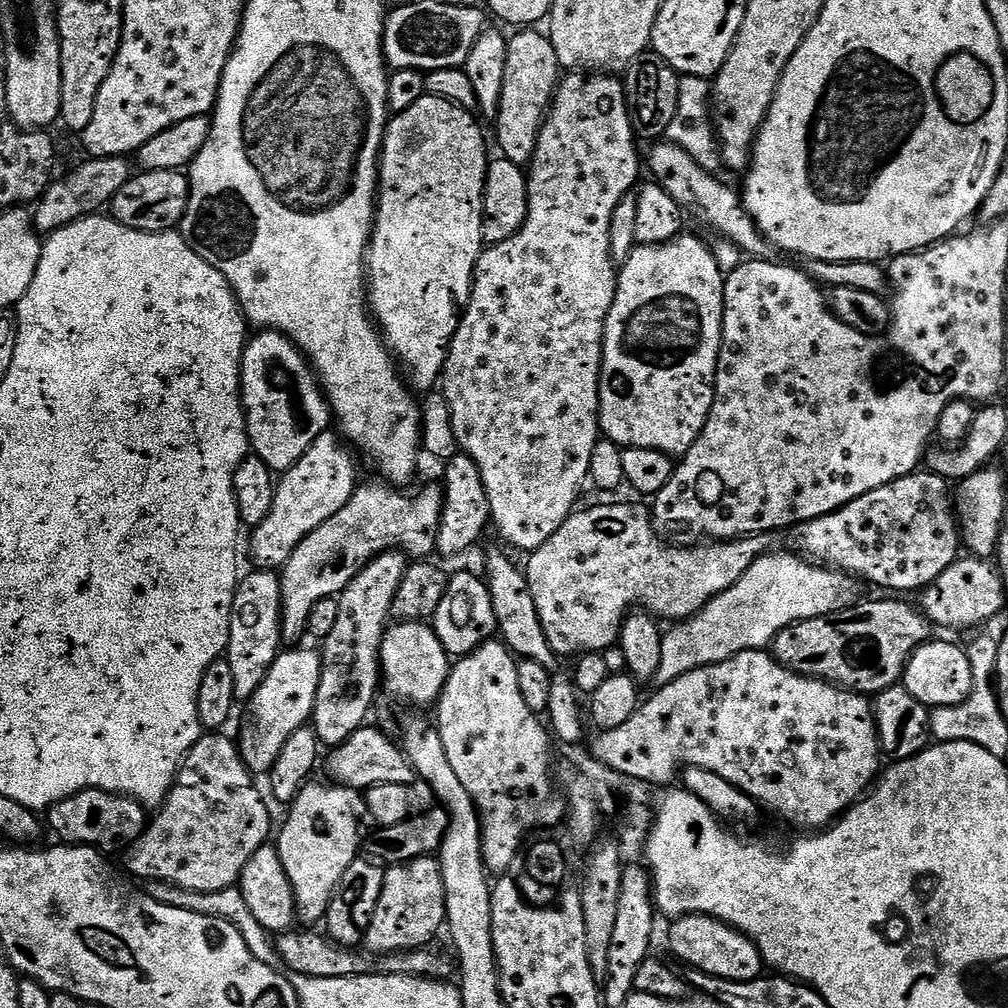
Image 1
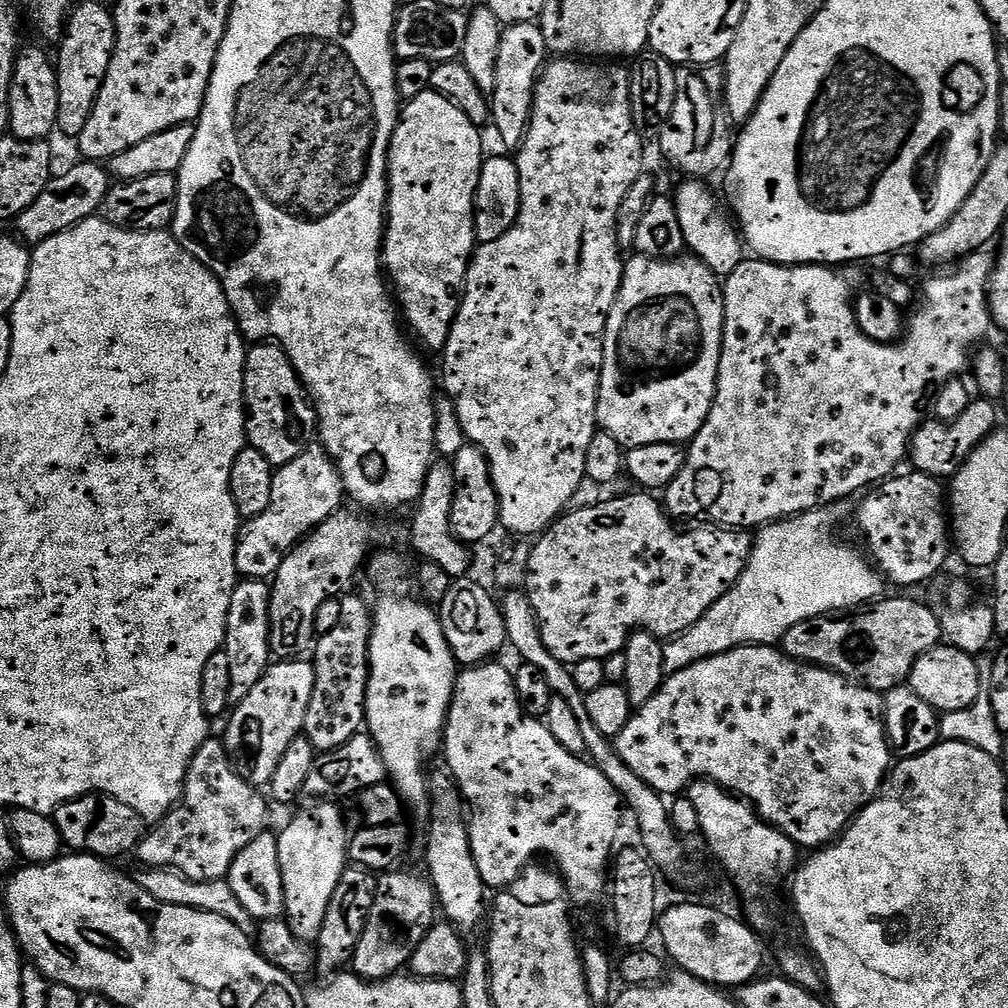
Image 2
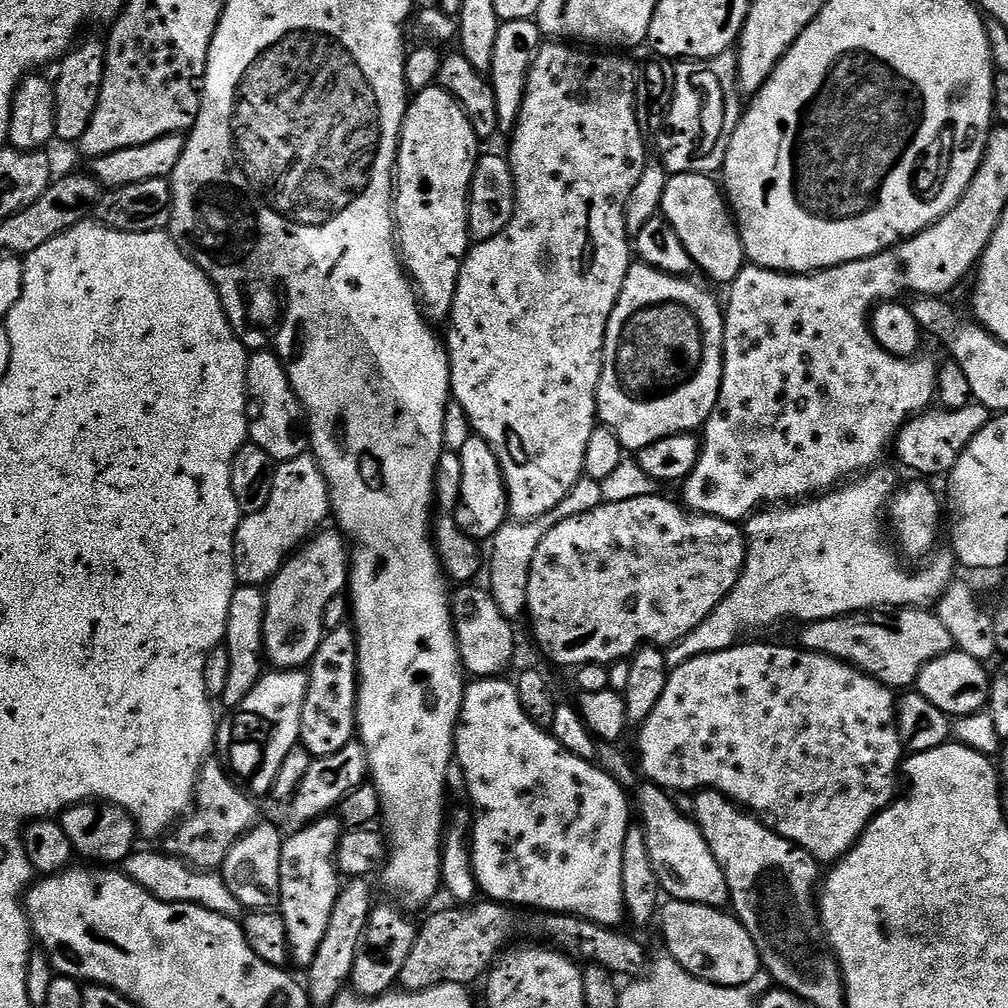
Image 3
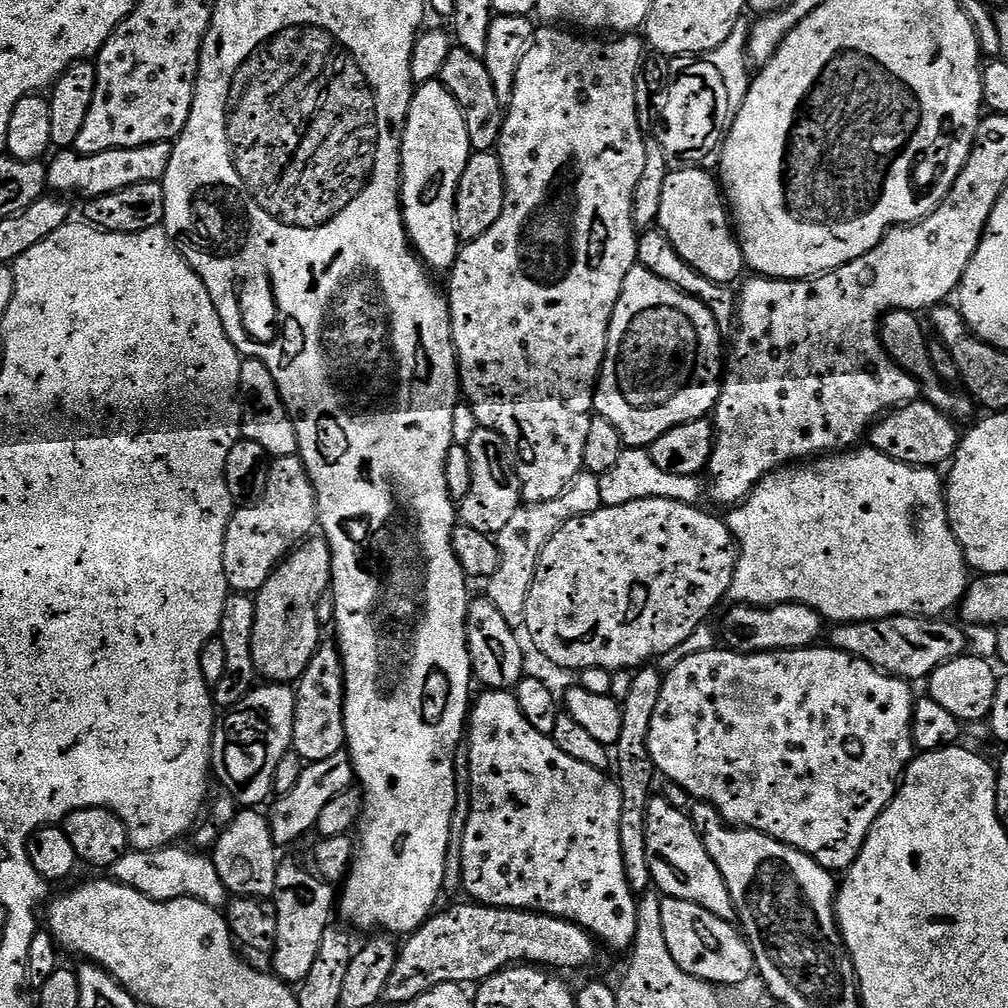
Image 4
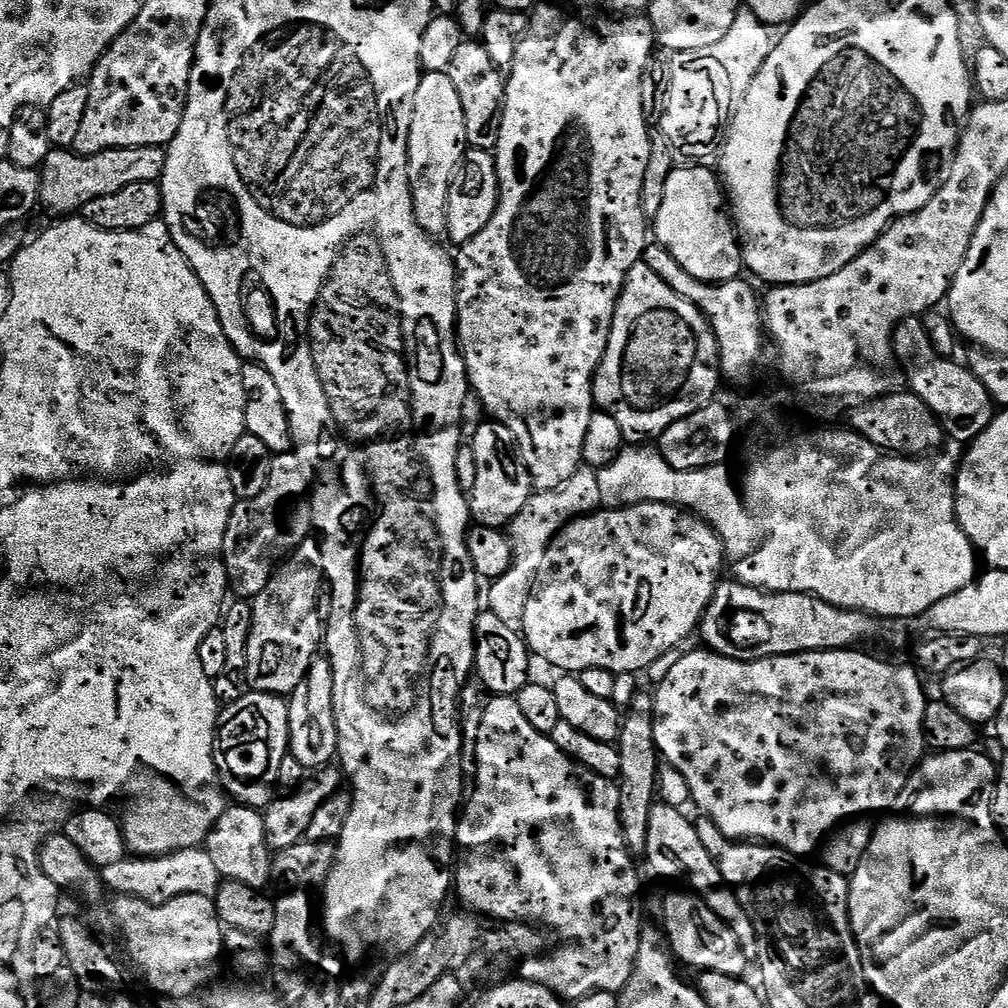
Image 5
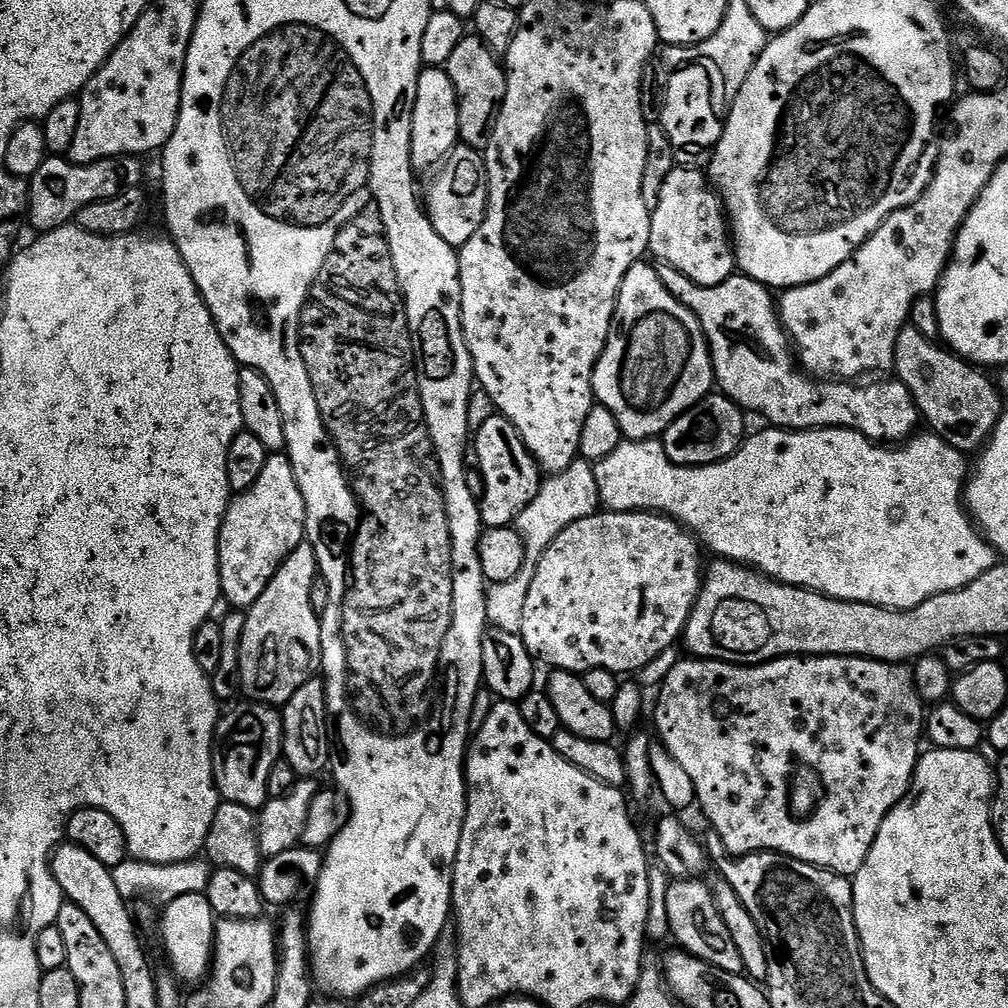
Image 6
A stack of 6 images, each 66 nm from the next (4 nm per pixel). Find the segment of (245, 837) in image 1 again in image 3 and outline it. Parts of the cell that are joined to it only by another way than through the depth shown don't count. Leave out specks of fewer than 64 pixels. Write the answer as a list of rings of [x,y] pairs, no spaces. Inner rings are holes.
[[[216,758],[205,760],[200,767],[196,791],[194,807],[167,837],[167,851],[173,856],[179,856],[190,868],[219,870],[233,842],[258,823],[257,801],[232,779],[228,769]]]

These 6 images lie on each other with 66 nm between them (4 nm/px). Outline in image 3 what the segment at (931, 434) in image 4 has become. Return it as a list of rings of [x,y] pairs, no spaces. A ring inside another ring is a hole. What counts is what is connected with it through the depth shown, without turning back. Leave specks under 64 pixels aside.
[[[975,402],[966,405],[964,408],[949,410],[937,407],[936,412],[925,410],[906,421],[894,439],[894,453],[905,464],[906,467],[920,478],[932,478],[928,476],[940,476],[951,472],[954,462],[970,446],[974,434],[982,430],[990,419],[990,413],[987,408],[983,408]]]

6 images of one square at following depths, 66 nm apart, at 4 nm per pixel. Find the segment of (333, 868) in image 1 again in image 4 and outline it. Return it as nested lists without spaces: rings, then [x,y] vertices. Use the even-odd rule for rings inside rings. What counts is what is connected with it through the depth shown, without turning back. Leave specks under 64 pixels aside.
[[[288,860],[276,869],[276,917],[278,918],[278,934],[276,950],[271,953],[271,971],[277,978],[289,986],[298,986],[310,974],[314,967],[314,958],[318,955],[318,946],[322,946],[322,934],[333,923],[334,905],[338,896],[333,885],[321,880],[315,871],[303,868],[300,864]]]

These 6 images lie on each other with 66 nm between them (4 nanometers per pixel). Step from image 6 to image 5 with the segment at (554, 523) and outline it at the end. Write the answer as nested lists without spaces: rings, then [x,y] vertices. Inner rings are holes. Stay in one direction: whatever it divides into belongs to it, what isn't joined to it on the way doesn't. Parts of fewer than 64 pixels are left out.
[[[584,464],[571,475],[571,478],[562,487],[550,491],[534,492],[530,499],[527,500],[526,505],[522,506],[522,510],[506,526],[506,535],[512,546],[512,562],[506,574],[500,576],[489,585],[490,590],[486,592],[486,600],[488,596],[488,604],[486,606],[490,612],[496,614],[502,622],[505,622],[510,630],[521,633],[524,629],[526,602],[529,600],[529,594],[533,590],[533,582],[537,578],[537,570],[542,566],[542,561],[545,558],[545,550],[552,543],[552,539],[556,537],[557,533],[565,525],[571,523],[580,515],[591,515],[592,512],[601,506],[597,471]]]

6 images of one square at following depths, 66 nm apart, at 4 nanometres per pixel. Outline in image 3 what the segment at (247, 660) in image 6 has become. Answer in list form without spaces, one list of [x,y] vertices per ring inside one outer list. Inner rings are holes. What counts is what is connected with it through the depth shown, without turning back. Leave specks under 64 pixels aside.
[[[317,531],[299,551],[289,556],[267,585],[264,654],[273,669],[300,670],[312,663],[325,633],[326,602],[348,588],[349,545],[339,531],[324,531]]]

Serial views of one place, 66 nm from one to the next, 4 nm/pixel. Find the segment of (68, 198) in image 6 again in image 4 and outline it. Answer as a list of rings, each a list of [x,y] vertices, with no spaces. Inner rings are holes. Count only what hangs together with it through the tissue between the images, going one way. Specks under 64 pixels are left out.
[[[167,140],[157,144],[143,144],[137,148],[115,148],[102,154],[84,156],[75,150],[60,150],[51,157],[52,164],[47,165],[47,187],[56,194],[69,194],[91,198],[114,194],[126,186],[138,186],[142,182],[163,181],[170,166],[172,144]]]

